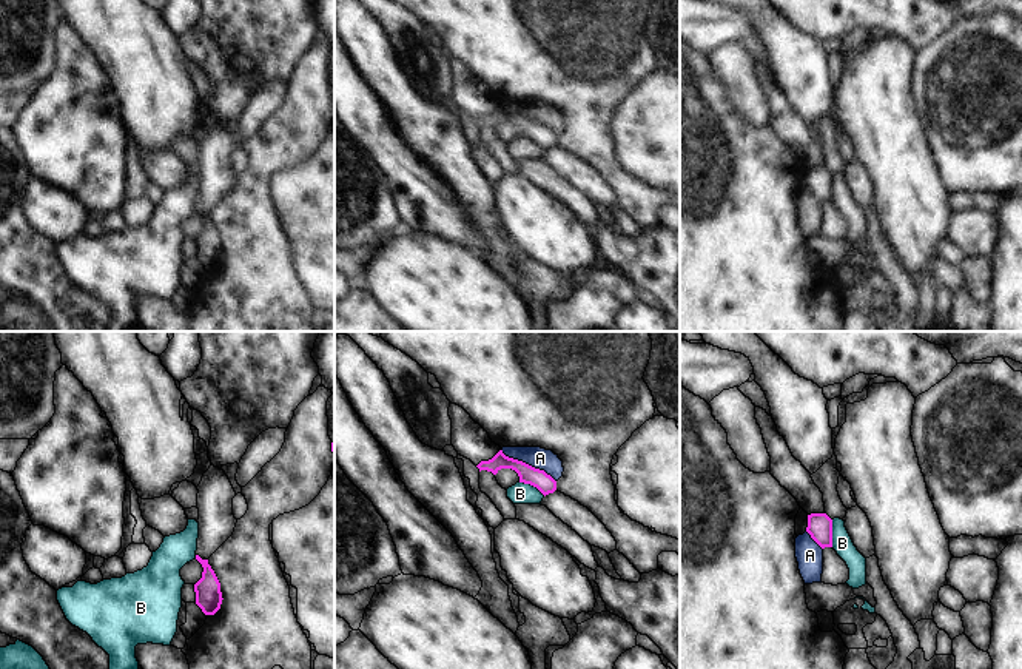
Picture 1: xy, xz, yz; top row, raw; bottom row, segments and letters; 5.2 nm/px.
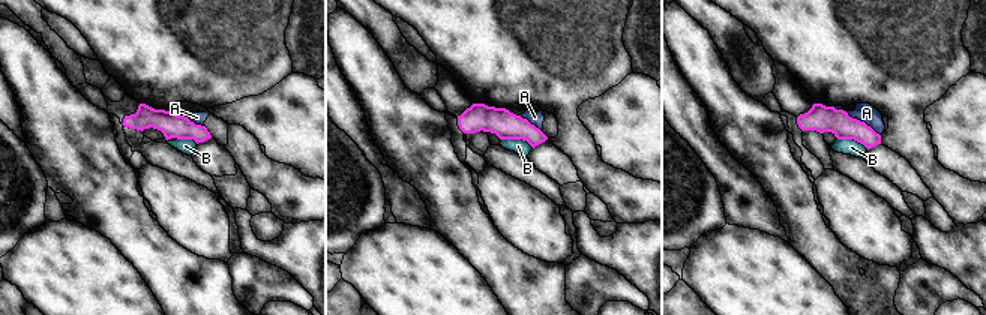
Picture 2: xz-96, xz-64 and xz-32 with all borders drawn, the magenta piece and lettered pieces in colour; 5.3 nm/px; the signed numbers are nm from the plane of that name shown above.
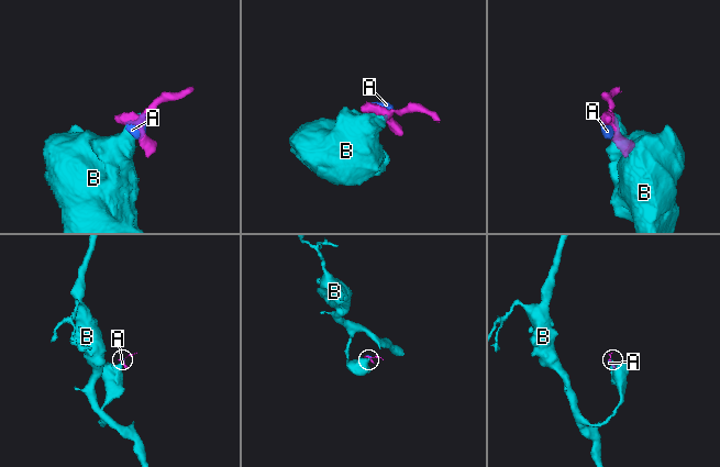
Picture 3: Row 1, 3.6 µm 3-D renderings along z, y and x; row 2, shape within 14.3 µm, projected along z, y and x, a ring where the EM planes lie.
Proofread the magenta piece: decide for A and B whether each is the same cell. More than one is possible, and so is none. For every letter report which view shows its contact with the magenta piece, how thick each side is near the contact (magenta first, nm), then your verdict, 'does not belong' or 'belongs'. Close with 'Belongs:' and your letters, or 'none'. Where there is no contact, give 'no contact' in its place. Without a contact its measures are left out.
A: contact in xz; calibres 100 and 110 nm; does not belong
B: contact in yz; calibres 130 and 110 nm; does not belong
Belongs: none

